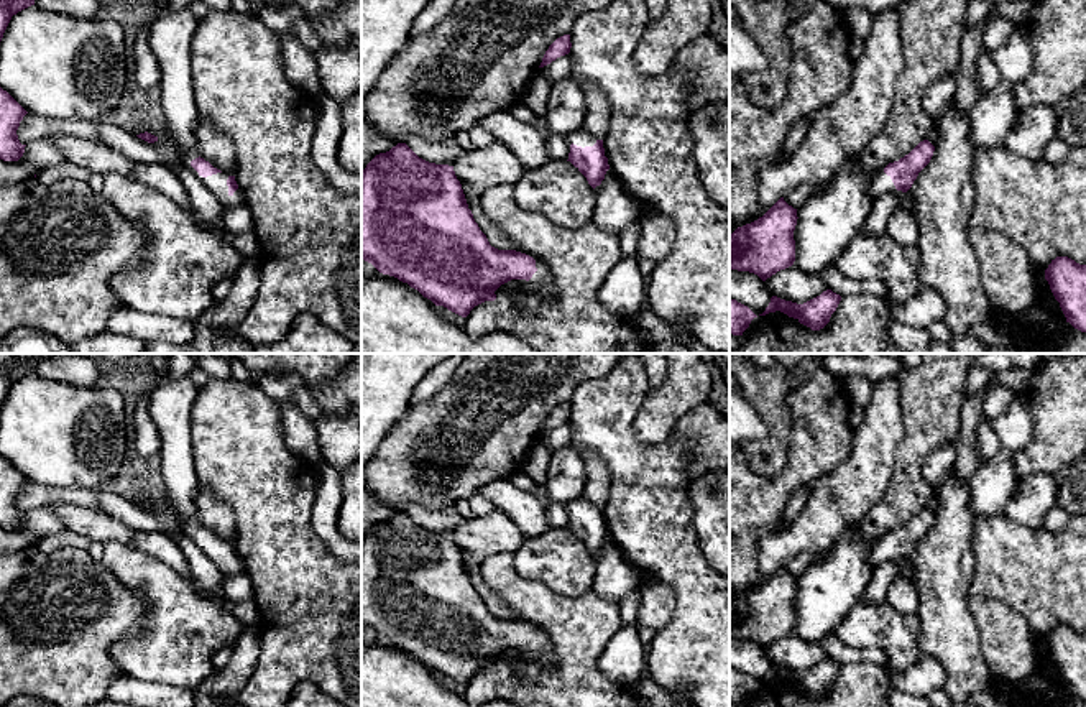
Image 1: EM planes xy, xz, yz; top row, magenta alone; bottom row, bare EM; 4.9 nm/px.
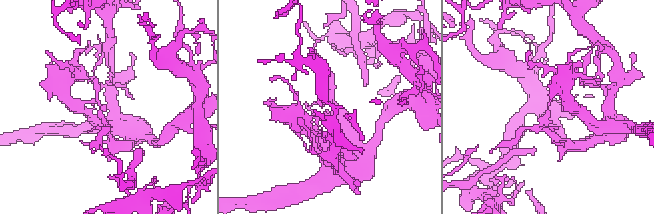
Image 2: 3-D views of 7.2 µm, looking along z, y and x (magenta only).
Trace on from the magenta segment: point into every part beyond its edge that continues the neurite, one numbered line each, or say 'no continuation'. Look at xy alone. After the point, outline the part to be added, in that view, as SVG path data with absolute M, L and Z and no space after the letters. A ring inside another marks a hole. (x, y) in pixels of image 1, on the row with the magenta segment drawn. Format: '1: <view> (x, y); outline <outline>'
1: xy (217, 183); outline M192 150L189 153L186 153L182 158L179 158L179 161L191 168L194 171L194 174L204 183L204 186L217 197L217 201L220 202L222 209L223 207L237 207L240 204L243 204L243 196L240 192L240 189L237 189L232 196L228 194L228 186L227 186L227 179L230 174L227 173L217 173L207 178L202 178L192 166L191 161L199 158L199 151Z

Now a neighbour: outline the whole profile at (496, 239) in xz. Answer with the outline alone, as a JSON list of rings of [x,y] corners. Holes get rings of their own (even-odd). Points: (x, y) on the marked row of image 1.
[[[463,183],[460,184],[463,189],[468,209],[472,210],[473,219],[478,224],[480,230],[486,235],[490,245],[498,250],[509,250],[511,248],[509,240],[504,237],[499,227],[491,219],[488,219],[486,214],[483,212],[480,206],[480,196],[468,184],[463,184]]]

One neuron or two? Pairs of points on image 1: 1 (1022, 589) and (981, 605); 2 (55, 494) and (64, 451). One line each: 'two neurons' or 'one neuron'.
1: two neurons
2: two neurons

